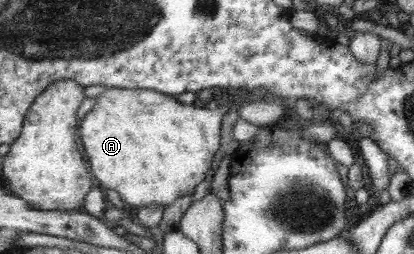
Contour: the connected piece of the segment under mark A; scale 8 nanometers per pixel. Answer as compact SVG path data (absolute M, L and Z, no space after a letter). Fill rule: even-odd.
M107 88L95 97L94 107L82 118L79 142L86 153L86 160L89 160L90 172L98 180L102 191L117 192L126 205L137 209L153 204L166 207L174 200L192 194L194 186L204 180L206 170L210 168L218 150L220 118L220 110L180 104L170 96L164 98L162 93L155 90Z

